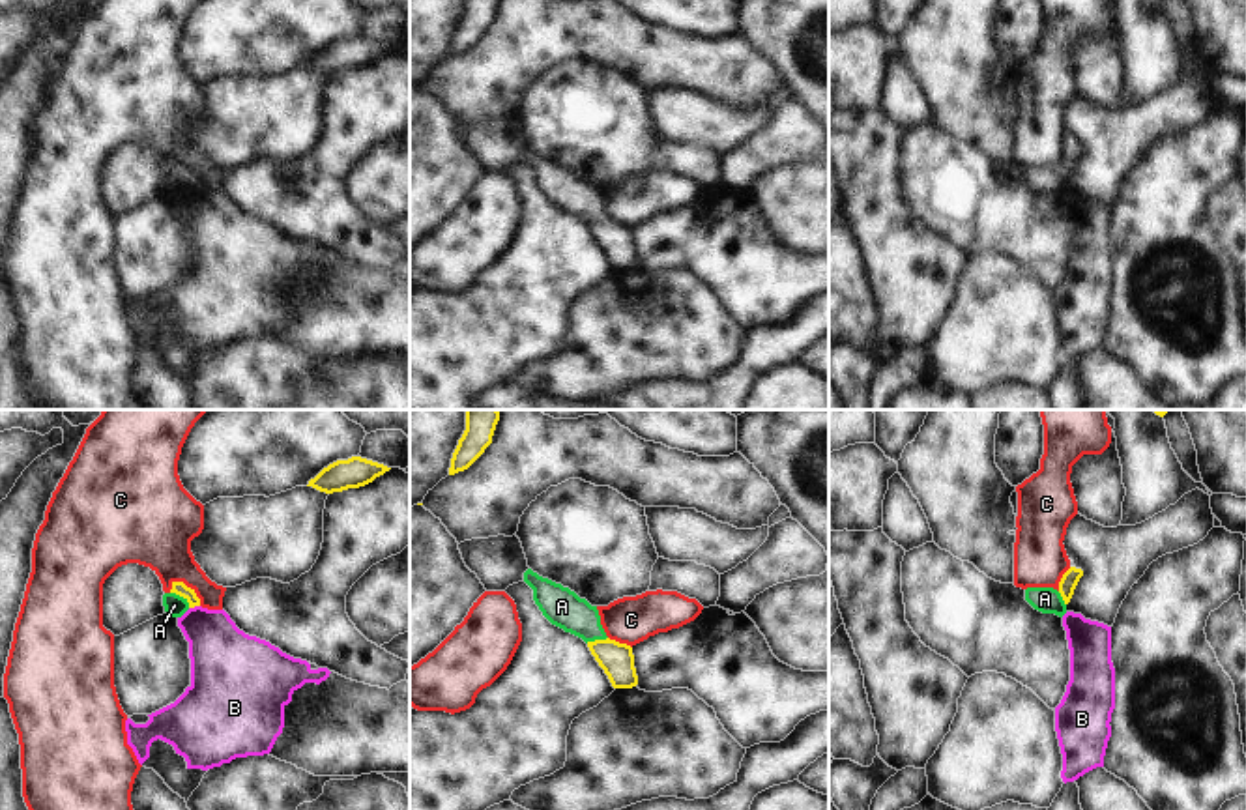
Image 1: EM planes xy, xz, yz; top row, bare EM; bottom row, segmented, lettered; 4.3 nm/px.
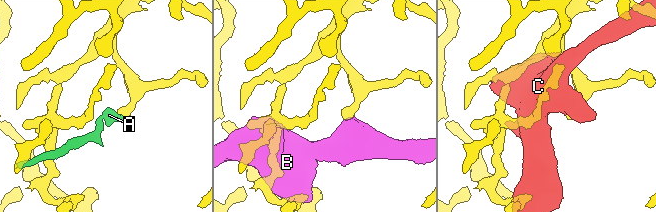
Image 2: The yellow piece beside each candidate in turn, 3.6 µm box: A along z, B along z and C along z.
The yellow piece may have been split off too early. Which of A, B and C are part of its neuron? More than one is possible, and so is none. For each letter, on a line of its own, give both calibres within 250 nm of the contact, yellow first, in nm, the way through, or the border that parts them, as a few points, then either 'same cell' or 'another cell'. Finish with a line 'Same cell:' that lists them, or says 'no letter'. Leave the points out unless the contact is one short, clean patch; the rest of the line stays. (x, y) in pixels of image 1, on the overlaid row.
A: 60 nm thick on the yellow side, 90 nm on the other; runs through xy (178, 588), (182, 595), (174, 605); same cell
B: 60 nm thick on the yellow side, 280 nm on the other; another cell
C: 60 nm thick on the yellow side, 260 nm on the other; another cell
Same cell: A

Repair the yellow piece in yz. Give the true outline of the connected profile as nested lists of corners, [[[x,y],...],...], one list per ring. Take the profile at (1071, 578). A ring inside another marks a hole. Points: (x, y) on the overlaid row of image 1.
[[[1070,567],[1061,582],[1059,587],[1027,587],[1025,600],[1042,614],[1055,614],[1063,617],[1066,614],[1066,604],[1070,602],[1074,589],[1083,576],[1081,569]]]

